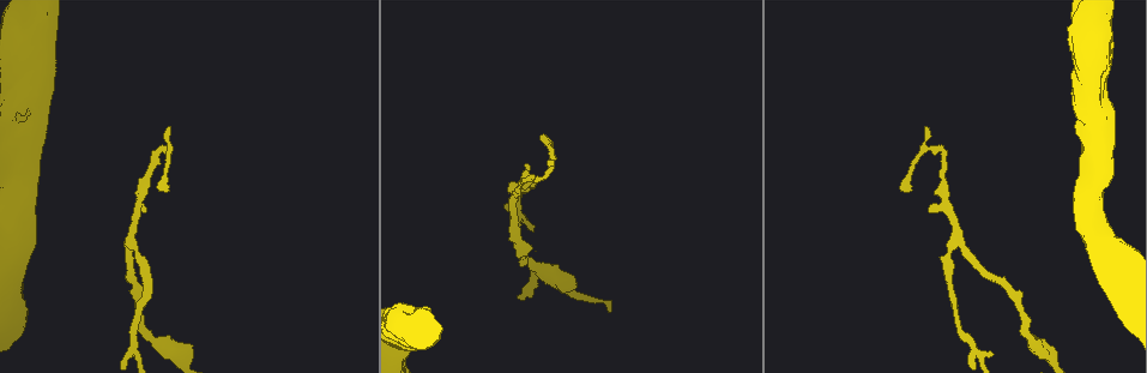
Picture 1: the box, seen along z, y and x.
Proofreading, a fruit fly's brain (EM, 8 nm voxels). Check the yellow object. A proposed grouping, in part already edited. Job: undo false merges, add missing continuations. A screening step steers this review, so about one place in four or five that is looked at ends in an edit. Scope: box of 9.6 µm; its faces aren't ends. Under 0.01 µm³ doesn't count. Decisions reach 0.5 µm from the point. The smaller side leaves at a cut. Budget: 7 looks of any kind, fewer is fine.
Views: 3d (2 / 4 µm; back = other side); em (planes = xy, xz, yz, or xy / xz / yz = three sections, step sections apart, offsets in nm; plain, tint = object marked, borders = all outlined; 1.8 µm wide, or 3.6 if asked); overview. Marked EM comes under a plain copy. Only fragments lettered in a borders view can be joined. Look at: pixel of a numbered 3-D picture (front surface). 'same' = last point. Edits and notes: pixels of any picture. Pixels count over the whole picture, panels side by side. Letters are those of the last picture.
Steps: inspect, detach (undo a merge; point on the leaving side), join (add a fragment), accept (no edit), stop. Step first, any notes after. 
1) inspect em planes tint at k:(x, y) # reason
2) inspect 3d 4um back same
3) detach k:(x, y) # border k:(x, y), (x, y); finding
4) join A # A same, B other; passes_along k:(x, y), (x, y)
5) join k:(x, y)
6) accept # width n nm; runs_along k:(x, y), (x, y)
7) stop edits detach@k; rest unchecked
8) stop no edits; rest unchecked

inspect em planes borders at 1:(905, 189) # tapers out

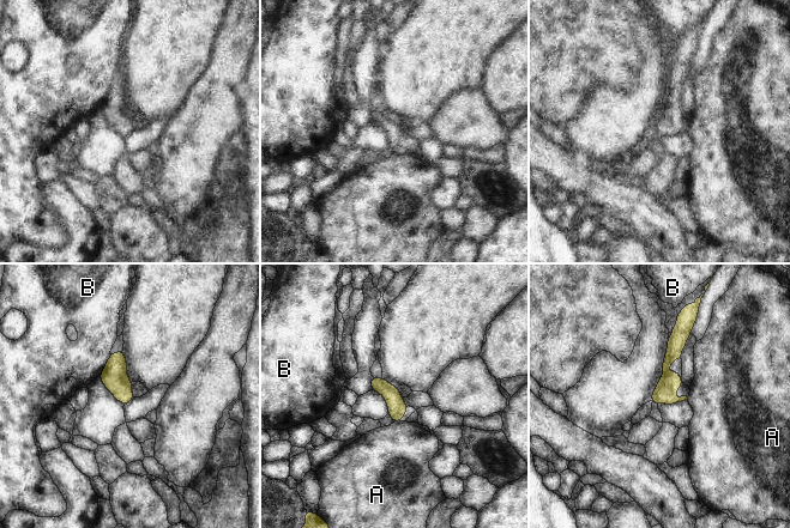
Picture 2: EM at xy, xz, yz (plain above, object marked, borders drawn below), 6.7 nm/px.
accept # width 120 nm; A other, B other; runs_along 2:(681, 328), (657, 400); no lettered fragment goes on from it

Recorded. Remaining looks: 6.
inspect em xy step 4 borders at 1:(958, 242) # abrupt turn

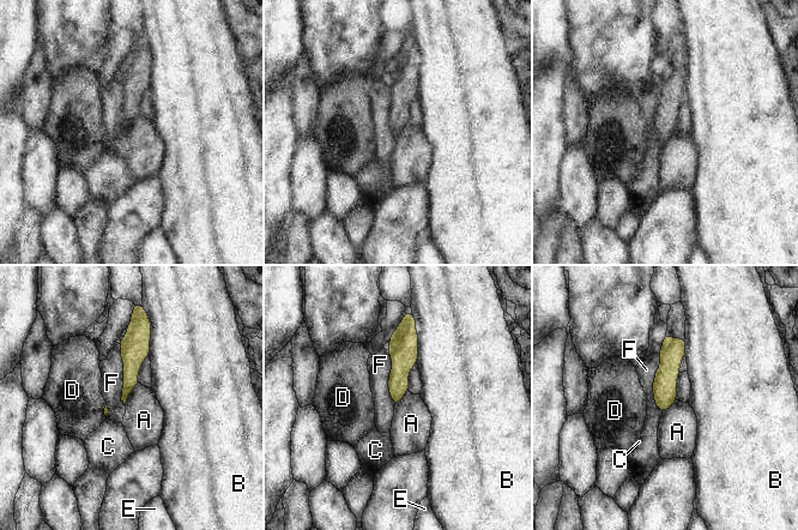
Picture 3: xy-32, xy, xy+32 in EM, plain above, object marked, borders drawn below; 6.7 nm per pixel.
inspect em xz step 16 borders same

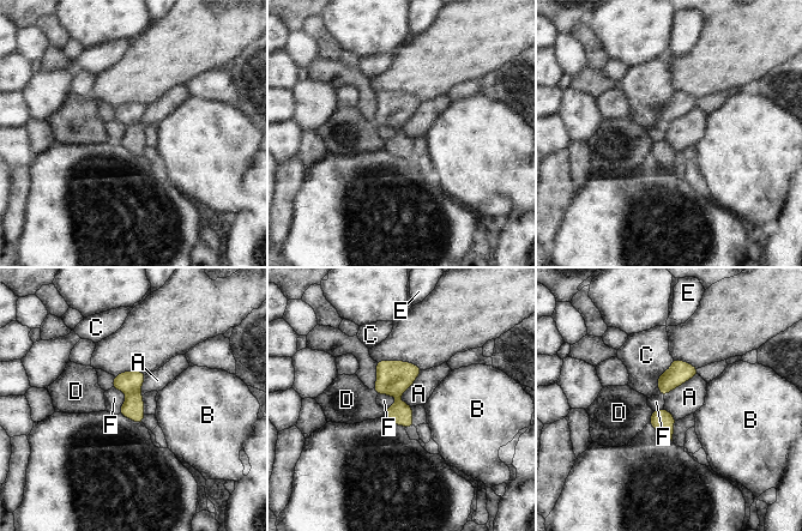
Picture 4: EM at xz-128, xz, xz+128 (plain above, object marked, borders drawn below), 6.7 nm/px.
detach 4:(133, 406) # width 60 nm; A other, B other, C other, D other, E other, F other; border 4:(138, 390), (127, 396); a second neuron is stuck on

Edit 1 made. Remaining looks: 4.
stop edits detach@4; rest unchecked

